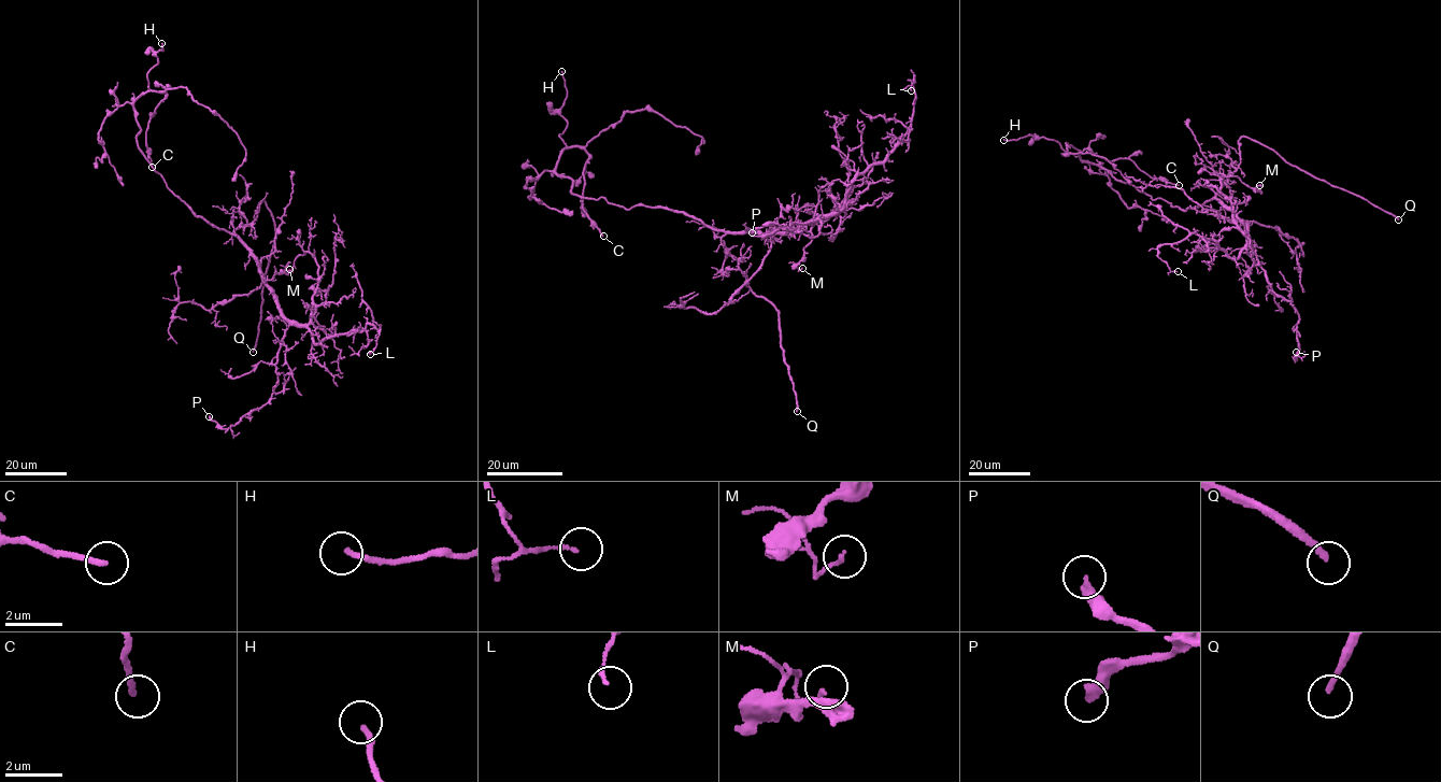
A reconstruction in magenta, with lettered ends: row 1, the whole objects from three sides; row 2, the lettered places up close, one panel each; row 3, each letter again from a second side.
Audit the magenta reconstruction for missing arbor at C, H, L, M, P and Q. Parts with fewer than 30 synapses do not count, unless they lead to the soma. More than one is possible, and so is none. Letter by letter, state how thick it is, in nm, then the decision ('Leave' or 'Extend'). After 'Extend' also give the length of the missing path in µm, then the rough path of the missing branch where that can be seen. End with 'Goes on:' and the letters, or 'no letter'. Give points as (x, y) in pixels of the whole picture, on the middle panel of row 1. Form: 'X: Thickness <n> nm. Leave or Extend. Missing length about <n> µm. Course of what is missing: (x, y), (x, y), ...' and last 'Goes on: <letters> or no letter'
C: Thickness 200 nm. Leave
H: Thickness 170 nm. Leave
L: Thickness 130 nm. Leave
M: Thickness 120 nm. Leave
P: Thickness 360 nm. Leave
Q: Thickness 200 nm. Extend. Missing length about 80 µm
Goes on: Q

